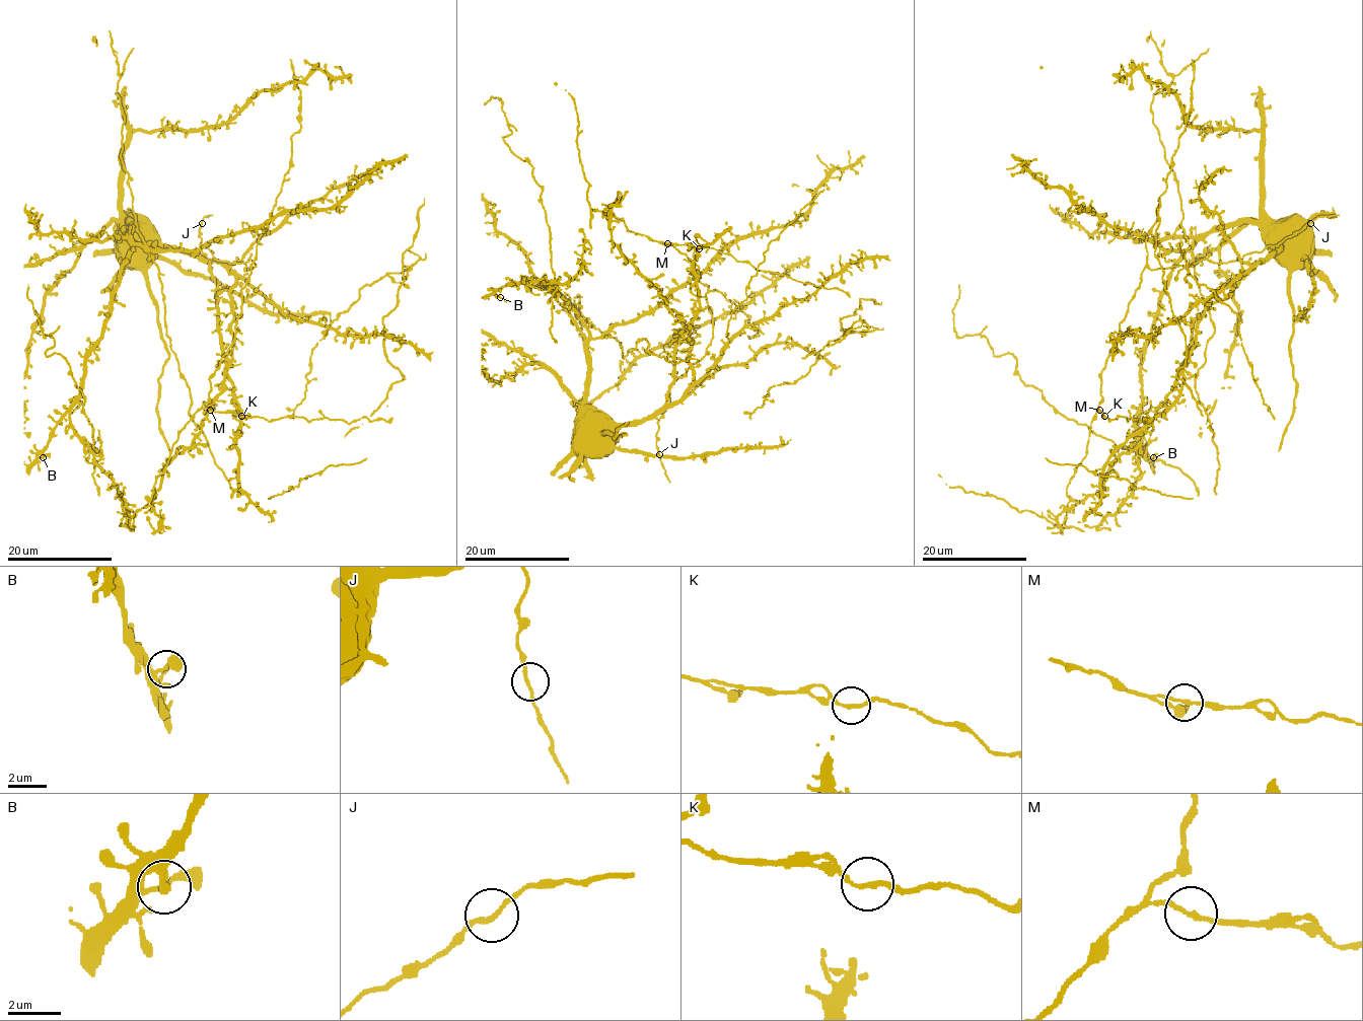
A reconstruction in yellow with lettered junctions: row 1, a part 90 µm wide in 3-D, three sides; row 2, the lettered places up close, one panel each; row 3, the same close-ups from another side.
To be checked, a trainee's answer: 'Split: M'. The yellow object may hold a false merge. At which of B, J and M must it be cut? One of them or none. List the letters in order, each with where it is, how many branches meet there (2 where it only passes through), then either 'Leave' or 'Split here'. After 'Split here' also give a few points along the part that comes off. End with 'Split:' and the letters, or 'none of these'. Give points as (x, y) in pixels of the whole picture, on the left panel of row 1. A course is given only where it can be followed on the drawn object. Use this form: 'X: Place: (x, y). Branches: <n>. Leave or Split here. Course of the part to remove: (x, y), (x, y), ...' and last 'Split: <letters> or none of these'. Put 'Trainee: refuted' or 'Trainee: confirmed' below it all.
B: Place: (43, 457). Branches: 2. Leave
J: Place: (202, 223). Branches: 2. Leave
M: Place: (210, 410). Branches: 2. Split here. Course of the part to remove: (210, 410), (273, 420), (299, 416), (309, 421), (327, 418), (351, 423), (361, 418), (369, 420), (392, 418)
Split: M
Trainee: confirmed

